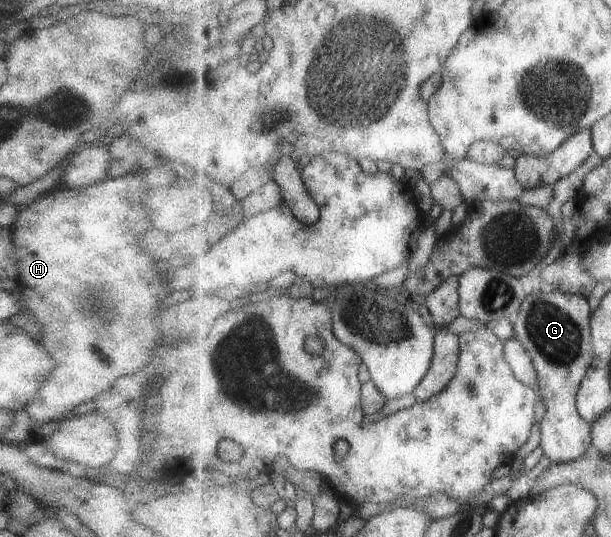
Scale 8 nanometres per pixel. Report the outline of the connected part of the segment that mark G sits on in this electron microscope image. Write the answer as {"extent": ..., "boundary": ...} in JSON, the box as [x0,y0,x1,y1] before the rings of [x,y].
{"extent":[513,290,594,464],"boundary":[[[559,290],[550,293],[532,291],[524,299],[520,312],[513,320],[513,336],[528,351],[538,375],[536,385],[545,405],[545,414],[539,423],[540,445],[553,464],[568,463],[582,458],[593,446],[593,424],[586,421],[577,409],[577,394],[594,359],[590,315],[593,315],[590,303],[583,295],[562,293]]]}

